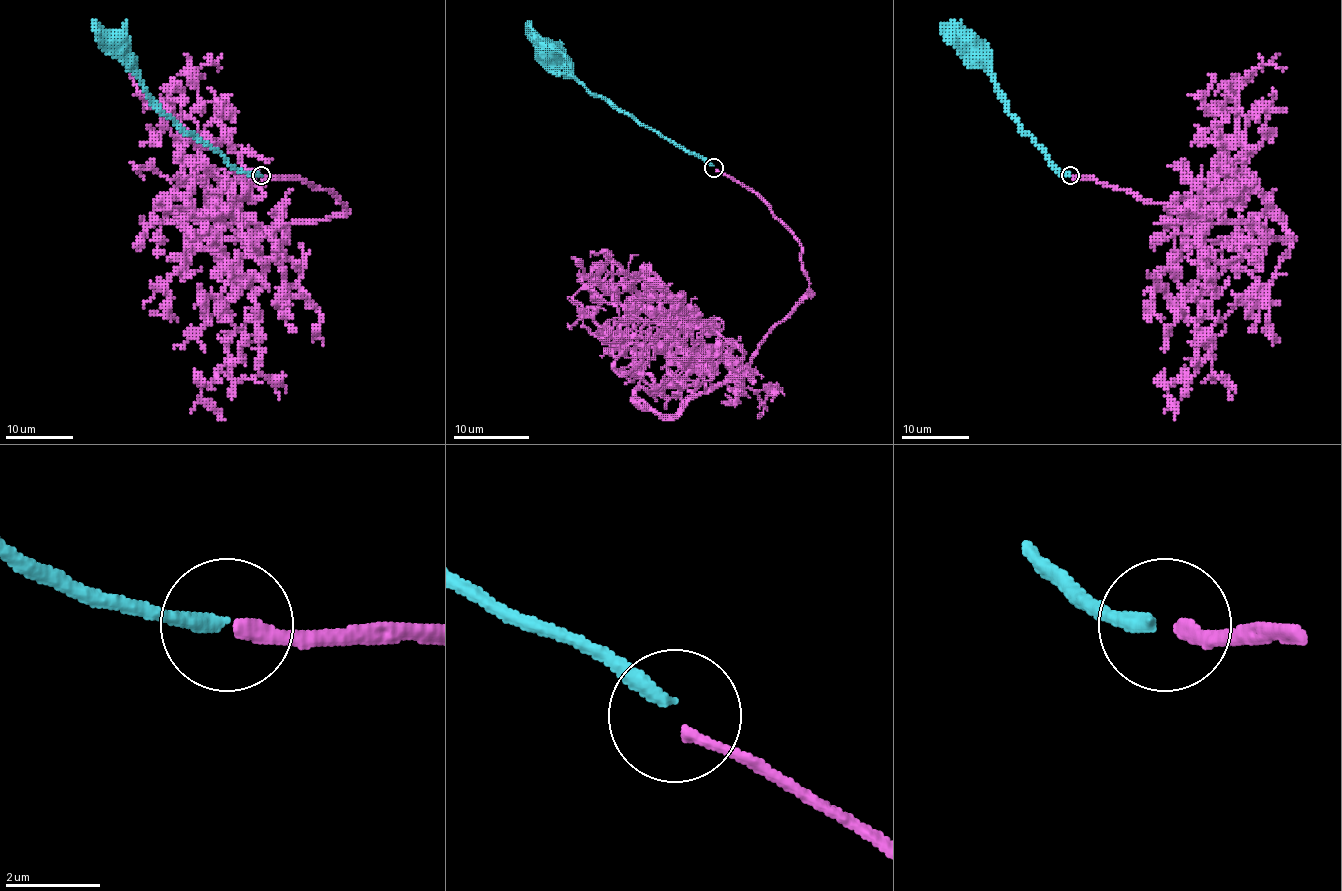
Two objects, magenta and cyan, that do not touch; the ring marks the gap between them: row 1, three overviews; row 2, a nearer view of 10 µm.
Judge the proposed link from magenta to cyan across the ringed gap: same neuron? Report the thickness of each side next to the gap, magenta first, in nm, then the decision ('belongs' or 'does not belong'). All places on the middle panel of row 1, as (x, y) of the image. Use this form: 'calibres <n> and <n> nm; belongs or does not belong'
calibres 280 and 340 nm; belongs

